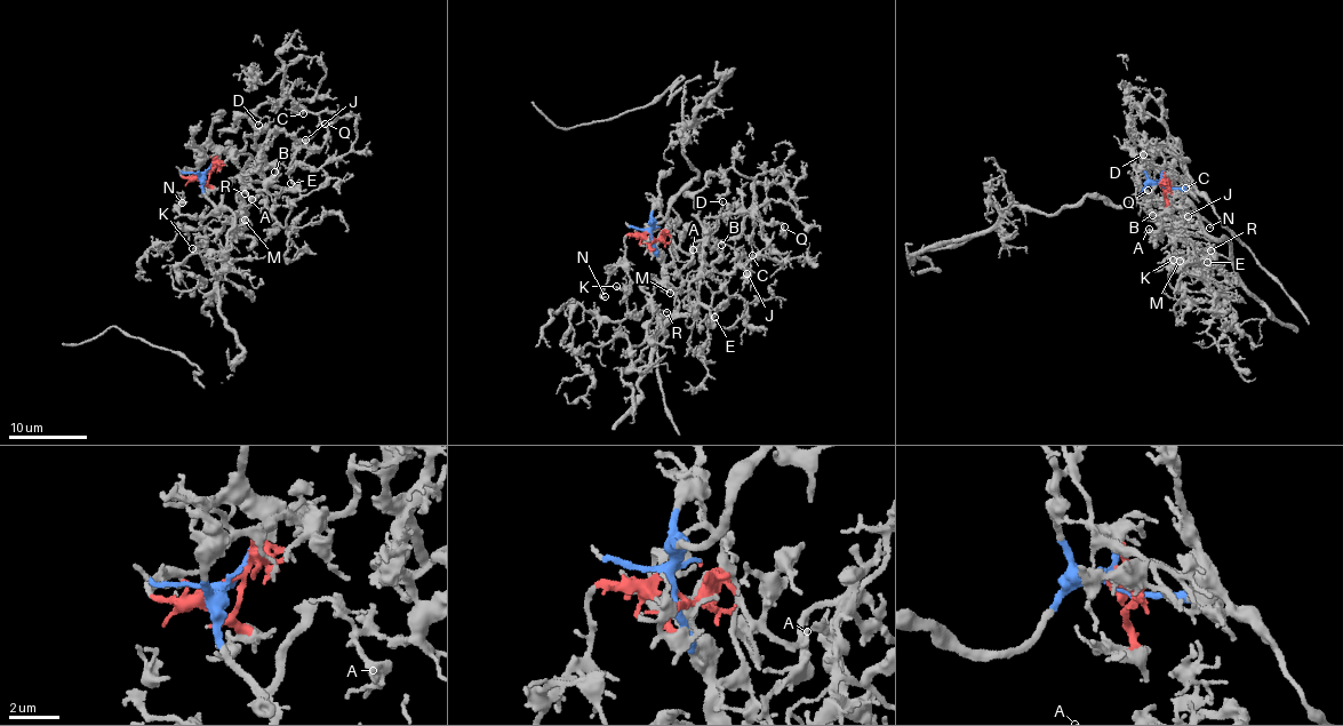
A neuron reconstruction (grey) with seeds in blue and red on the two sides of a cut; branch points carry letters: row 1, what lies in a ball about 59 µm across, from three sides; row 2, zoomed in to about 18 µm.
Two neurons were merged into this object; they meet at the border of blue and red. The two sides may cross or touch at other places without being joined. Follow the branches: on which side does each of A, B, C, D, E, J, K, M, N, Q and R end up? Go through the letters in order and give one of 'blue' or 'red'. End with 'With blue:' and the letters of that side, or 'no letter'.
A: red
B: red
C: red
D: red
E: red
J: red
K: red
M: red
N: red
Q: red
R: red
With blue: no letter

